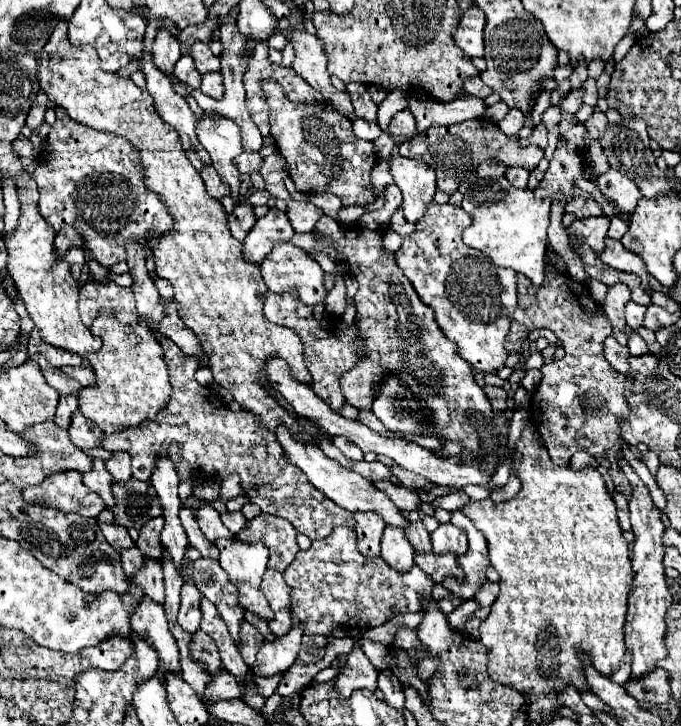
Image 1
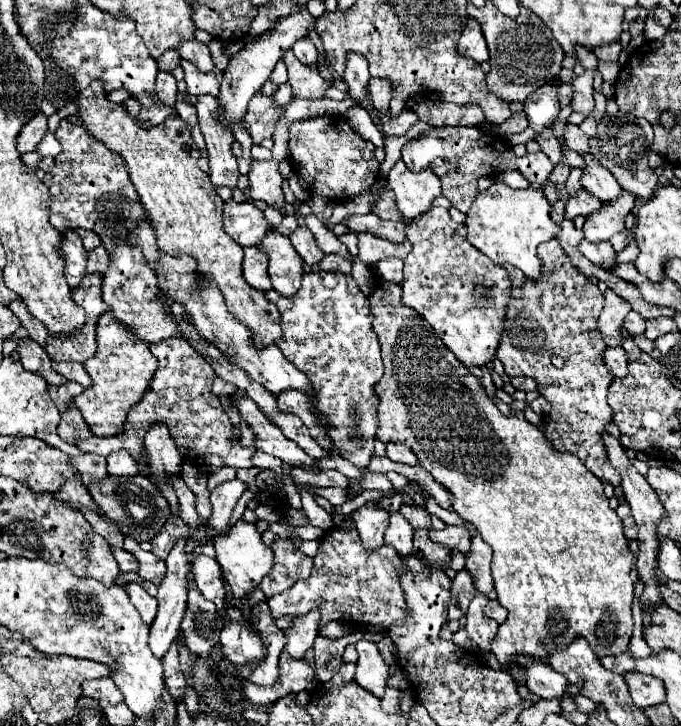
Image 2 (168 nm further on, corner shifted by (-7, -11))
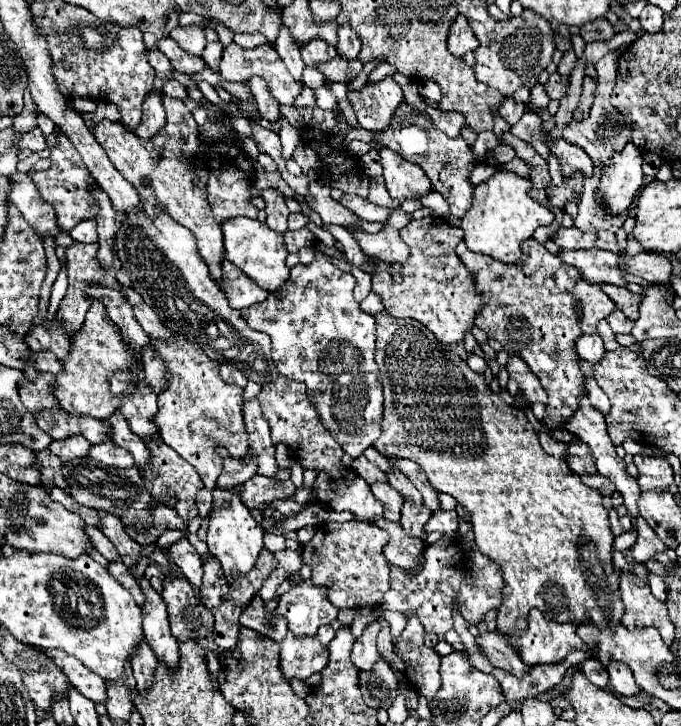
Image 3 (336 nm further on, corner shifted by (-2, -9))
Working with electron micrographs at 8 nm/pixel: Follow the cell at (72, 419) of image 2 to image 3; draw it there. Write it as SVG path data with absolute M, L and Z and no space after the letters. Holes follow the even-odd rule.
M43 373L37 381L23 381L23 389L19 389L21 397L23 397L23 405L33 413L41 413L41 411L61 411L61 405L57 401L57 397L53 395L55 391L55 377L51 377L49 373Z

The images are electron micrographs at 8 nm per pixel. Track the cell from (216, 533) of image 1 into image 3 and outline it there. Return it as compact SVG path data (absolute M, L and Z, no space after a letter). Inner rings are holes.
M233 457L233 459L223 459L223 473L217 479L217 487L219 489L231 489L235 485L239 485L241 481L251 479L257 473L257 465L255 461L251 463L243 463L241 459Z

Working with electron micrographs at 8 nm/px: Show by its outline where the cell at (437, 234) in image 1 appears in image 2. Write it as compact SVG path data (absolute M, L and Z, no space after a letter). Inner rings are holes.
M432 207L420 219L414 219L406 225L406 239L412 243L412 251L406 257L404 285L402 285L402 303L418 311L438 333L444 345L460 359L464 365L482 367L490 363L496 355L502 323L506 315L506 305L510 301L510 279L506 269L494 265L484 253L476 251L466 241L466 227L450 219L450 213L442 207Z

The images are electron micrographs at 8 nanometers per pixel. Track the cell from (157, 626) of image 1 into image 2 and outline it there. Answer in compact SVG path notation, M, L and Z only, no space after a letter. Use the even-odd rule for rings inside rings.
M128 583L126 591L130 595L130 601L136 605L136 609L140 611L144 623L152 623L158 611L158 601L156 597L150 597L138 583Z

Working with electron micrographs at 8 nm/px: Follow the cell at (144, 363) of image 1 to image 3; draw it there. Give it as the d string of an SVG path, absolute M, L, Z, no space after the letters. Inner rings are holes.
M91 299L87 321L83 323L83 329L75 335L75 341L71 341L71 351L63 361L63 369L65 373L57 377L55 397L59 397L59 403L67 413L75 417L91 415L95 419L109 419L119 409L121 397L111 391L109 379L117 371L133 373L133 369L137 369L135 351L123 339L121 329L105 315L105 307L99 299Z

